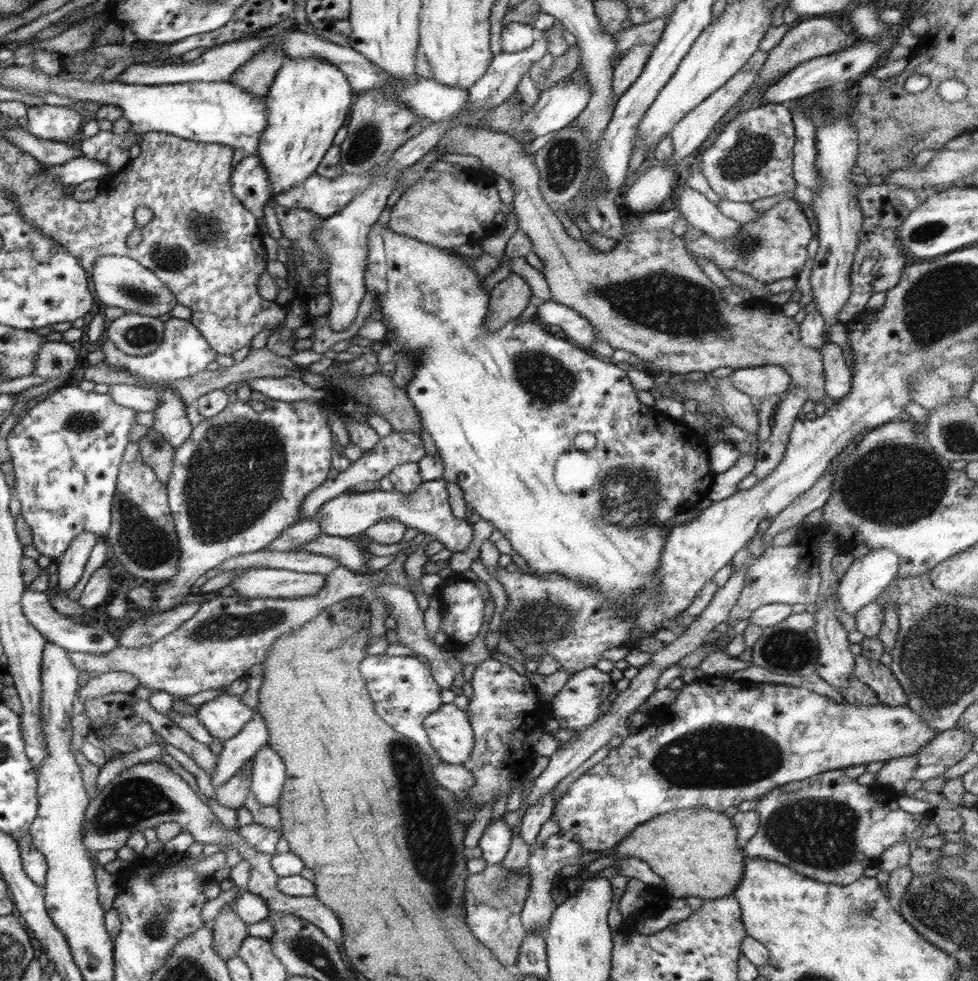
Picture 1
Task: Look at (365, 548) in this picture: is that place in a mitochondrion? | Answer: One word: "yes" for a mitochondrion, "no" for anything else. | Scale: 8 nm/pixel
no

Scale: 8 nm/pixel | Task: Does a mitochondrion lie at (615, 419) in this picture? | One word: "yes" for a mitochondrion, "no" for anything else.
no

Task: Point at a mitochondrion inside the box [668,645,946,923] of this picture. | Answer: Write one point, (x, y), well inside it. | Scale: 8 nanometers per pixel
(818, 832)

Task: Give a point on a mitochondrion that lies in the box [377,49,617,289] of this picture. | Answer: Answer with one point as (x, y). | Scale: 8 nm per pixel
(561, 159)

